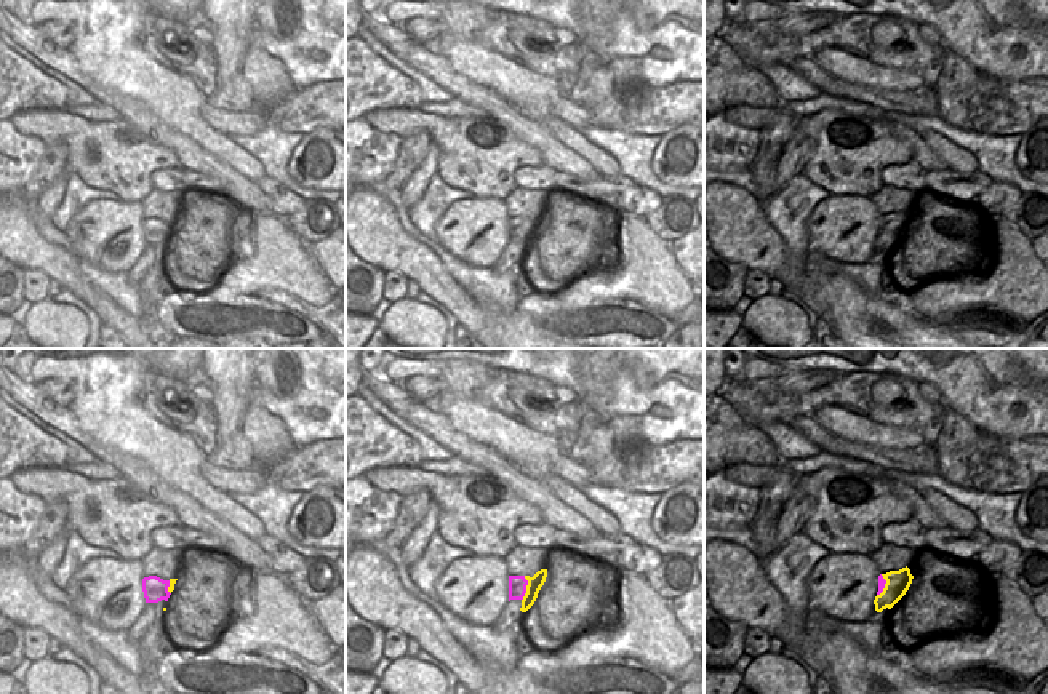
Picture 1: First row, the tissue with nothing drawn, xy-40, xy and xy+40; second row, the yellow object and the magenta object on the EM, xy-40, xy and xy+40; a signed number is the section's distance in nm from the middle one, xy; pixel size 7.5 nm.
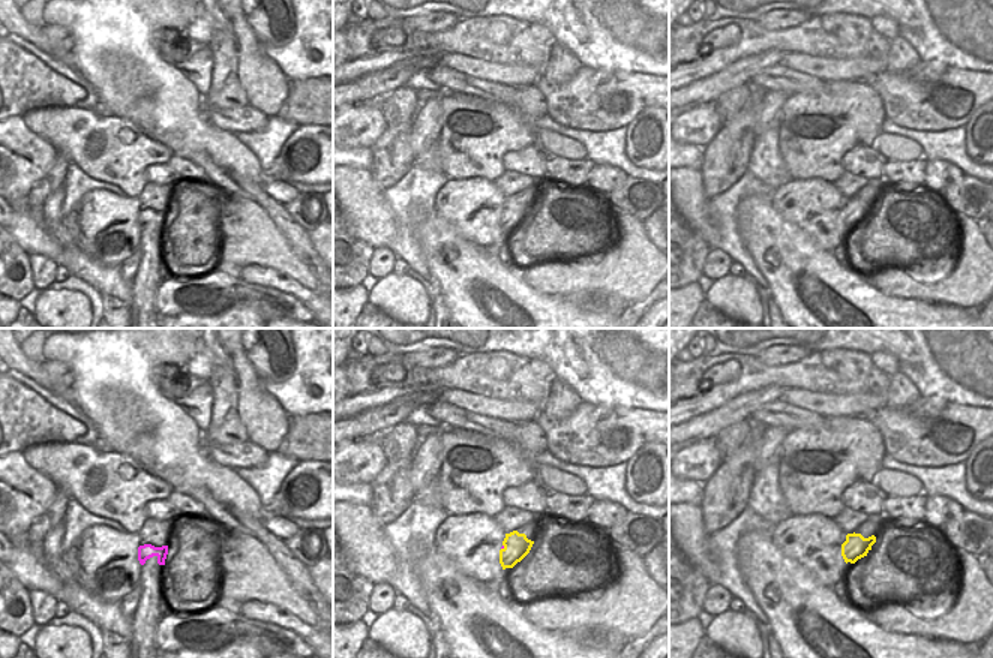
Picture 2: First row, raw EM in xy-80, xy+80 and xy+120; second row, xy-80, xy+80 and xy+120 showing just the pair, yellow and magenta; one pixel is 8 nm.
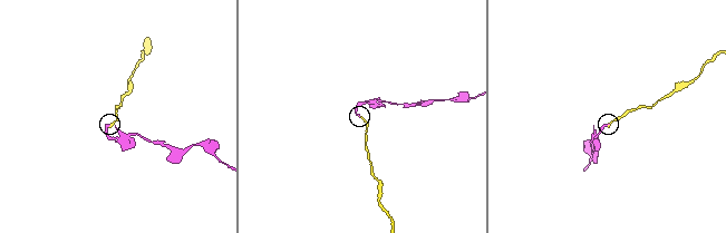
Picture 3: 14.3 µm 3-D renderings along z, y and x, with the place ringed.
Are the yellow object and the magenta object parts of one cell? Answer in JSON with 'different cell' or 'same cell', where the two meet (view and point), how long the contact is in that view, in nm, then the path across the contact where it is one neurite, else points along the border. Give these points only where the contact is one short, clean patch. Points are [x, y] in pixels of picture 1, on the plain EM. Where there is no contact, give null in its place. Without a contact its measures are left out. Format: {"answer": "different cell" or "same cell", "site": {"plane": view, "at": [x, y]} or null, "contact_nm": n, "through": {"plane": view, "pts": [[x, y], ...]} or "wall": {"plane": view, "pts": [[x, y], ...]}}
{"answer": "different cell", "site": {"plane": "xy", "at": [527, 231]}, "contact_nm": 190, "wall": {"plane": "xy", "pts": [[525, 218], [527, 229], [522, 242]]}}

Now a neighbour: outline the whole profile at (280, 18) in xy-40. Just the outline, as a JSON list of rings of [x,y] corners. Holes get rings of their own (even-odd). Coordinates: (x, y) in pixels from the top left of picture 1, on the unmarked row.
[[[253,0],[254,26],[275,38],[291,40],[302,29],[298,0]]]

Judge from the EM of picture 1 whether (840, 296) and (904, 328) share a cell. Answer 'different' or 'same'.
same

